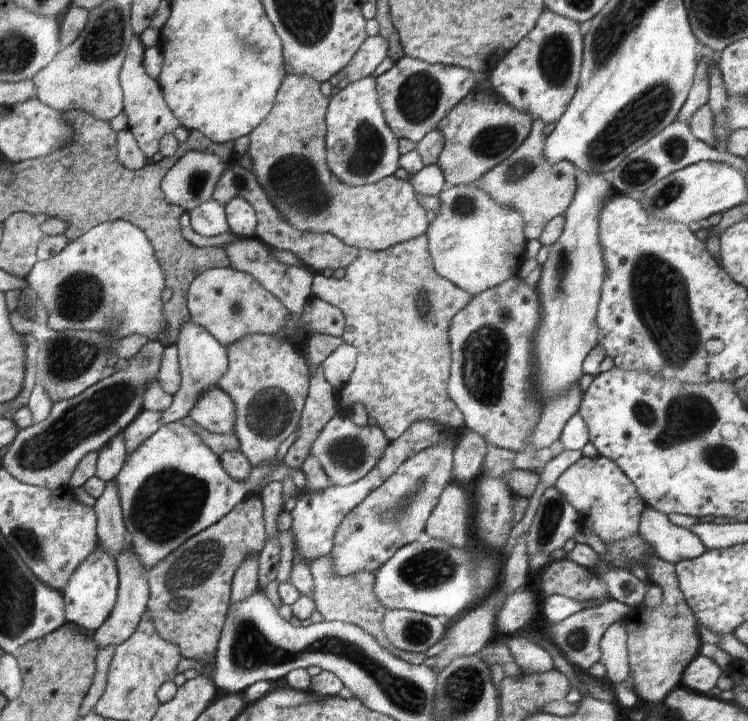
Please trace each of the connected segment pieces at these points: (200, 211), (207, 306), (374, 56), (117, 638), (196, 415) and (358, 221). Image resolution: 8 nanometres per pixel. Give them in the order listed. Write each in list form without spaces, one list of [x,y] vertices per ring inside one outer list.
[[[217,200],[202,202],[189,213],[192,228],[200,236],[214,238],[231,232],[230,225],[227,223],[227,211]]]
[[[231,266],[201,272],[187,292],[187,307],[191,321],[204,328],[222,346],[230,346],[250,334],[276,334],[282,330],[290,314],[274,294],[262,288],[256,278]]]
[[[372,36],[367,38],[366,42],[356,52],[355,58],[348,64],[348,67],[344,67],[338,74],[335,75],[333,81],[336,82],[340,79],[347,78],[350,84],[362,80],[362,78],[368,78],[374,74],[374,70],[382,60],[388,57],[388,40],[382,38],[382,36]]]
[[[120,552],[118,554],[116,566],[119,571],[119,594],[115,600],[115,608],[108,616],[103,626],[98,631],[94,631],[94,642],[96,642],[96,650],[108,648],[108,646],[118,646],[127,642],[136,628],[143,620],[144,612],[147,612],[147,607],[150,606],[151,588],[148,588],[148,579],[146,578],[147,570],[142,566],[140,558],[132,552]]]
[[[219,387],[208,388],[208,392],[192,406],[189,417],[194,424],[212,434],[235,434],[235,402]]]
[[[287,74],[276,96],[276,112],[267,116],[256,132],[250,132],[248,151],[252,160],[250,170],[255,173],[256,180],[267,192],[268,200],[282,214],[282,218],[302,232],[328,233],[339,237],[344,244],[371,251],[383,251],[391,246],[408,242],[426,234],[431,217],[427,209],[420,203],[420,198],[412,188],[410,181],[389,176],[374,184],[352,186],[340,182],[326,164],[325,136],[327,124],[325,116],[330,98],[320,91],[321,82],[308,76]]]

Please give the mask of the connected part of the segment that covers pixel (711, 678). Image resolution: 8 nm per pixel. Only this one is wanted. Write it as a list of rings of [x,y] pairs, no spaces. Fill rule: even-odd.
[[[700,653],[700,656],[697,656],[683,673],[683,680],[680,686],[689,688],[690,691],[707,695],[708,690],[716,686],[720,676],[722,676],[720,666],[712,658]]]

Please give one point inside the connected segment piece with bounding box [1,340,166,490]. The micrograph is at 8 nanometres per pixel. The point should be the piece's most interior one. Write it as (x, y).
(45, 454)

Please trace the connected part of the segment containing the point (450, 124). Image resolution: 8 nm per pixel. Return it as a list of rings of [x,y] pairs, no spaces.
[[[477,85],[448,115],[438,128],[444,137],[437,165],[446,178],[447,186],[472,184],[512,154],[531,134],[532,120],[526,112],[512,108],[496,91]]]

